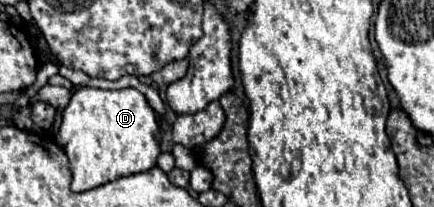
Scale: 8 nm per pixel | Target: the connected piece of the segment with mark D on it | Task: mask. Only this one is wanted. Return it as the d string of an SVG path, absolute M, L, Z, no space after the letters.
M79 87L63 111L57 141L71 163L71 191L89 191L125 175L155 167L159 149L159 125L155 111L137 89L93 89Z

